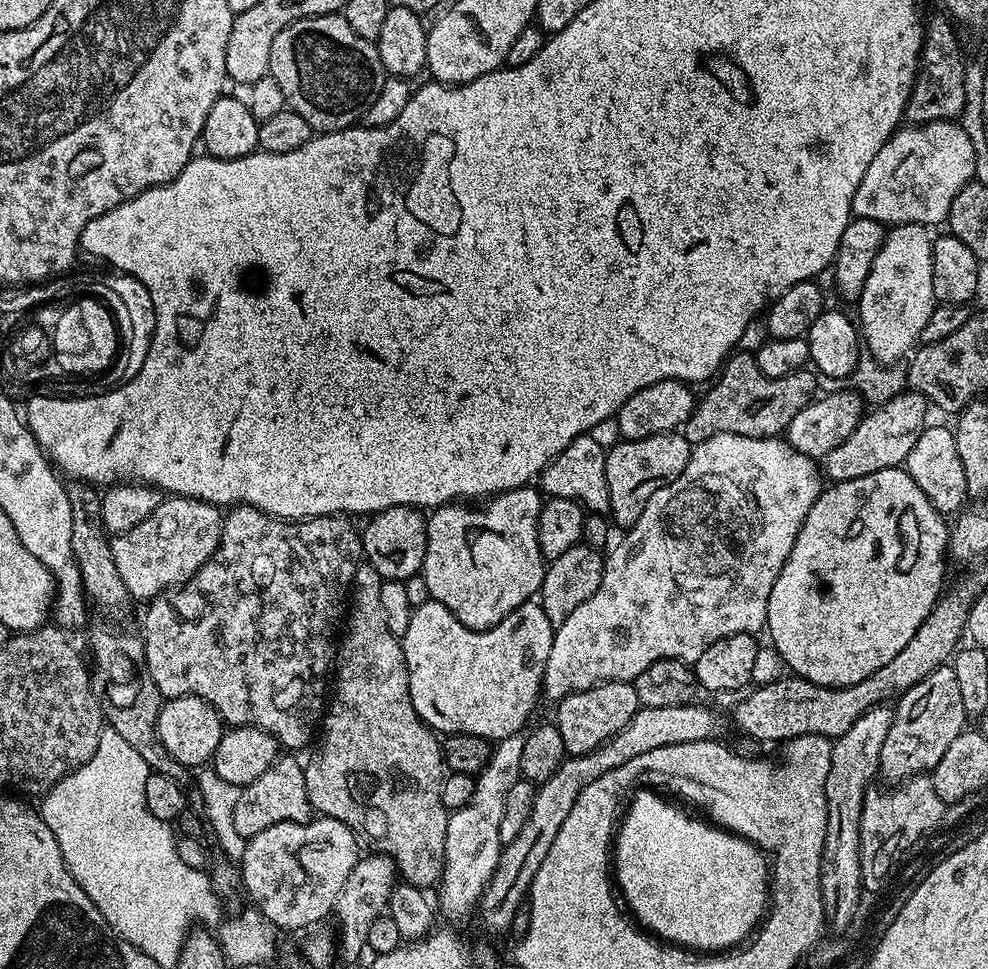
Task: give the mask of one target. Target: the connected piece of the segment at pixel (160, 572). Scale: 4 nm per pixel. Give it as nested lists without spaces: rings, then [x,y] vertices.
[[[169,495],[150,518],[120,536],[112,536],[114,566],[122,574],[122,586],[126,586],[129,597],[136,602],[147,602],[161,592],[185,584],[216,553],[223,525],[217,505],[189,496]]]

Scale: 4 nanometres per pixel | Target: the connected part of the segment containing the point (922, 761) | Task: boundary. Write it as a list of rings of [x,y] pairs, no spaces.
[[[951,666],[926,674],[922,682],[895,701],[892,725],[886,733],[886,742],[882,742],[879,775],[892,780],[888,782],[908,782],[913,779],[911,776],[931,773],[932,768],[942,762],[942,754],[946,754],[950,742],[965,731],[964,720],[962,693]]]

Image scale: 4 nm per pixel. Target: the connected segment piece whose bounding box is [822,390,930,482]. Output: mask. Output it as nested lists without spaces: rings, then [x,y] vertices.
[[[911,390],[898,393],[885,404],[875,405],[861,418],[854,434],[850,434],[846,442],[834,446],[834,450],[825,454],[822,461],[823,475],[827,479],[829,476],[829,481],[832,482],[846,482],[850,478],[874,474],[878,470],[901,467],[914,442],[918,442],[929,423],[928,412],[930,413],[930,405],[927,398]]]

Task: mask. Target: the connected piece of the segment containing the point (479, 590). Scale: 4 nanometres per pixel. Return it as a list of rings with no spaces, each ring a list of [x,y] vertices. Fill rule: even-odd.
[[[525,486],[500,492],[479,506],[457,502],[435,509],[427,517],[428,545],[422,569],[429,597],[449,608],[462,626],[479,632],[492,628],[515,608],[529,603],[539,593],[544,581],[546,561],[538,542],[540,511],[544,505],[541,493],[535,487]]]

